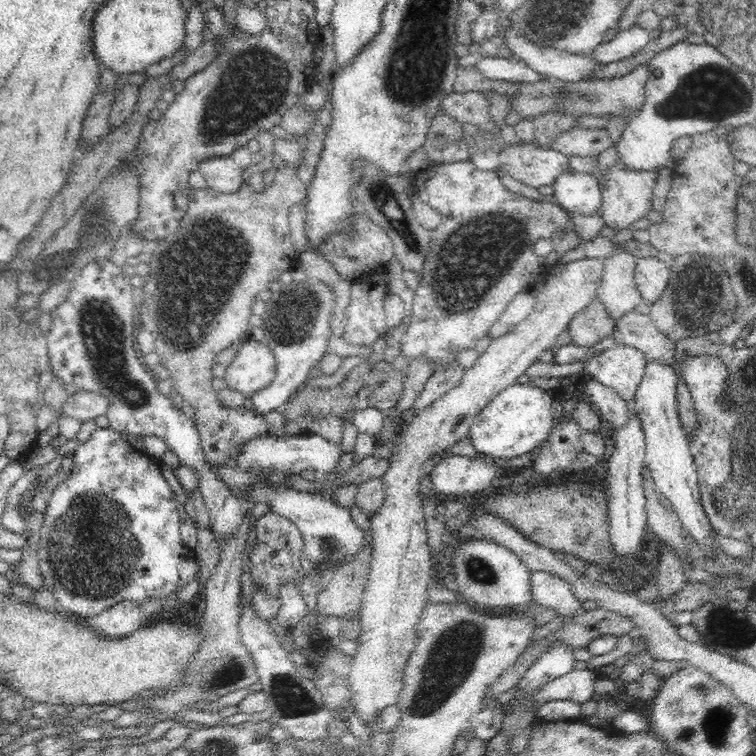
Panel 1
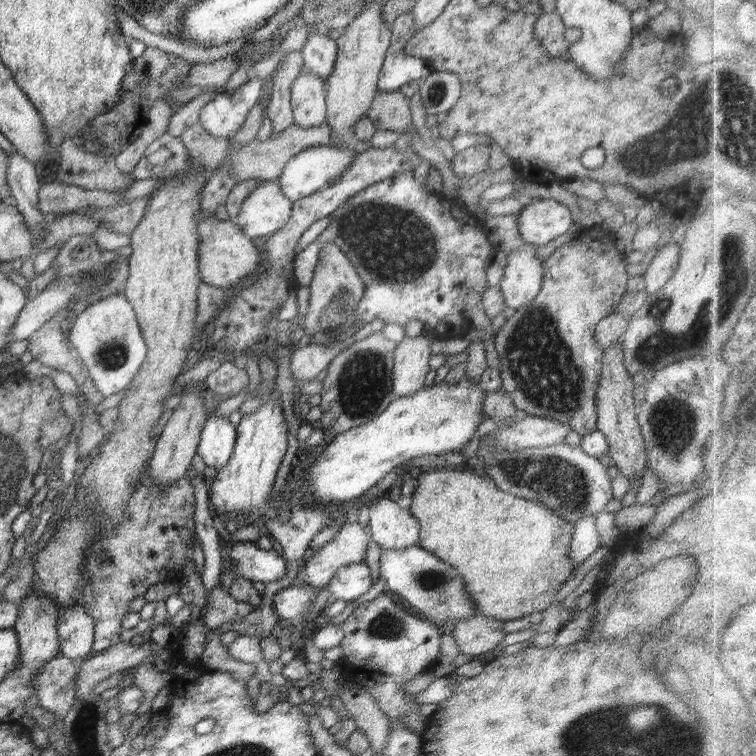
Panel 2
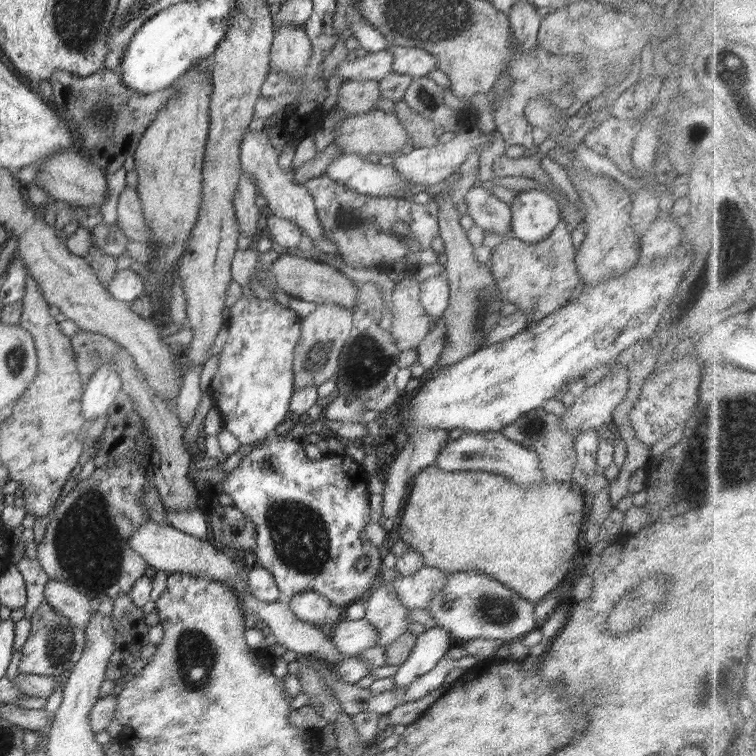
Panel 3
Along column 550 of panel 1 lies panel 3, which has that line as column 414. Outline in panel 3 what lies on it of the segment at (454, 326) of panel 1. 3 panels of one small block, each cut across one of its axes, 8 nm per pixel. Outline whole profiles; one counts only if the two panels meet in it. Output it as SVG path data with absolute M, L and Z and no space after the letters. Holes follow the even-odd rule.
M328 176L308 179L303 185L313 196L326 238L337 245L340 252L338 256L352 268L381 270L385 266L396 264L398 260L438 264L439 254L430 247L430 242L439 232L439 208L436 202L420 204L414 203L411 198L366 196ZM398 220L410 226L410 234L406 237L398 238L391 233L392 224ZM414 240L420 243L417 252L409 249L409 243Z

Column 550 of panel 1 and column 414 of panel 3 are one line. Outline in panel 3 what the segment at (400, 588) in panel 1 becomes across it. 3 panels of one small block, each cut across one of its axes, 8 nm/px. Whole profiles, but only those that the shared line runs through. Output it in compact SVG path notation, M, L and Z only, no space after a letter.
M404 278L392 294L391 310L394 318L389 331L400 352L418 348L436 321L421 306L419 287L418 280Z

